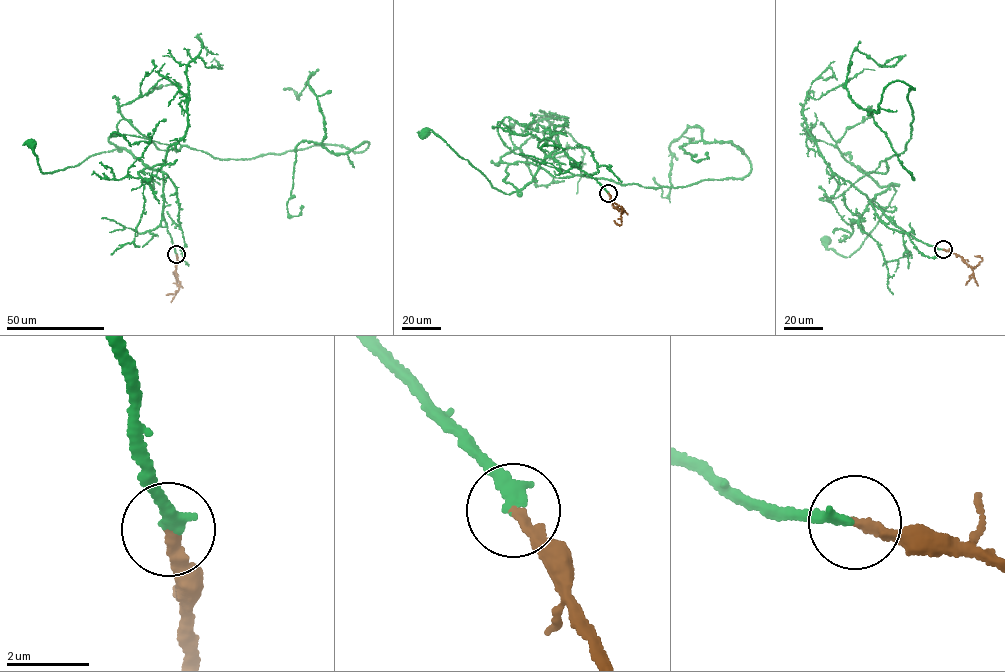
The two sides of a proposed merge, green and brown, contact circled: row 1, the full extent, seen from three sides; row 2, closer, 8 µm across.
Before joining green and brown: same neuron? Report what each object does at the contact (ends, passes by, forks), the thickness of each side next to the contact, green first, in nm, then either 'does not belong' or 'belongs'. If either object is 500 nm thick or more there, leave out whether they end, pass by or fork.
green ends; brown ends; calibres 320 and 240 nm; belongs

